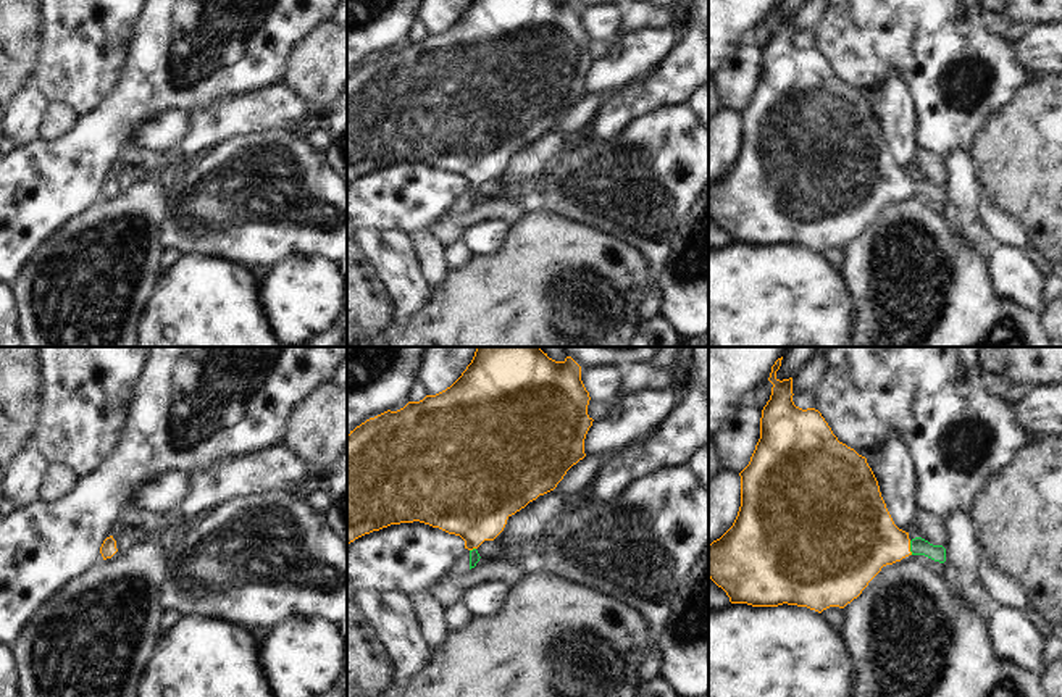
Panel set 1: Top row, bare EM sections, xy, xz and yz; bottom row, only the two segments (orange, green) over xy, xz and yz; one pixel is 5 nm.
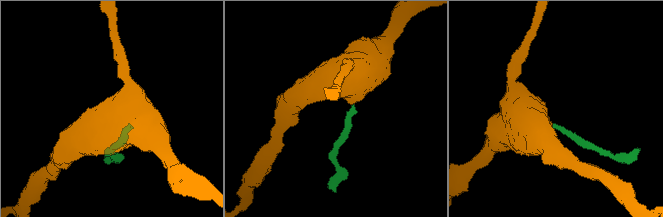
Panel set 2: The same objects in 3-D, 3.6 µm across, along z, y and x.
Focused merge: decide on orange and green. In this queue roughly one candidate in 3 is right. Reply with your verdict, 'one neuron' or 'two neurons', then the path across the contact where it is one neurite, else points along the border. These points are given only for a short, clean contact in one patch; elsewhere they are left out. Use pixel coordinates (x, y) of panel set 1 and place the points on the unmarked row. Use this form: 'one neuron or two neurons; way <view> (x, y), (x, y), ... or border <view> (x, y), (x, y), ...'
one neuron; way yz (861, 176), (909, 186), (919, 184)

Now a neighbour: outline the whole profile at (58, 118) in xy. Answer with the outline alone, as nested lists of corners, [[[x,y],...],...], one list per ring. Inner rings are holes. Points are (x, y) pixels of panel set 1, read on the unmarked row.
[[[48,103],[40,121],[40,136],[53,140],[68,132],[77,119],[74,110],[66,103]]]

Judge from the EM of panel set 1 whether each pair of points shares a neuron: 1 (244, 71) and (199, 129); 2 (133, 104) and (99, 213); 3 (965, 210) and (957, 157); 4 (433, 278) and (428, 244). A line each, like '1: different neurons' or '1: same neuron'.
1: different neurons
2: different neurons
3: same neuron
4: same neuron

